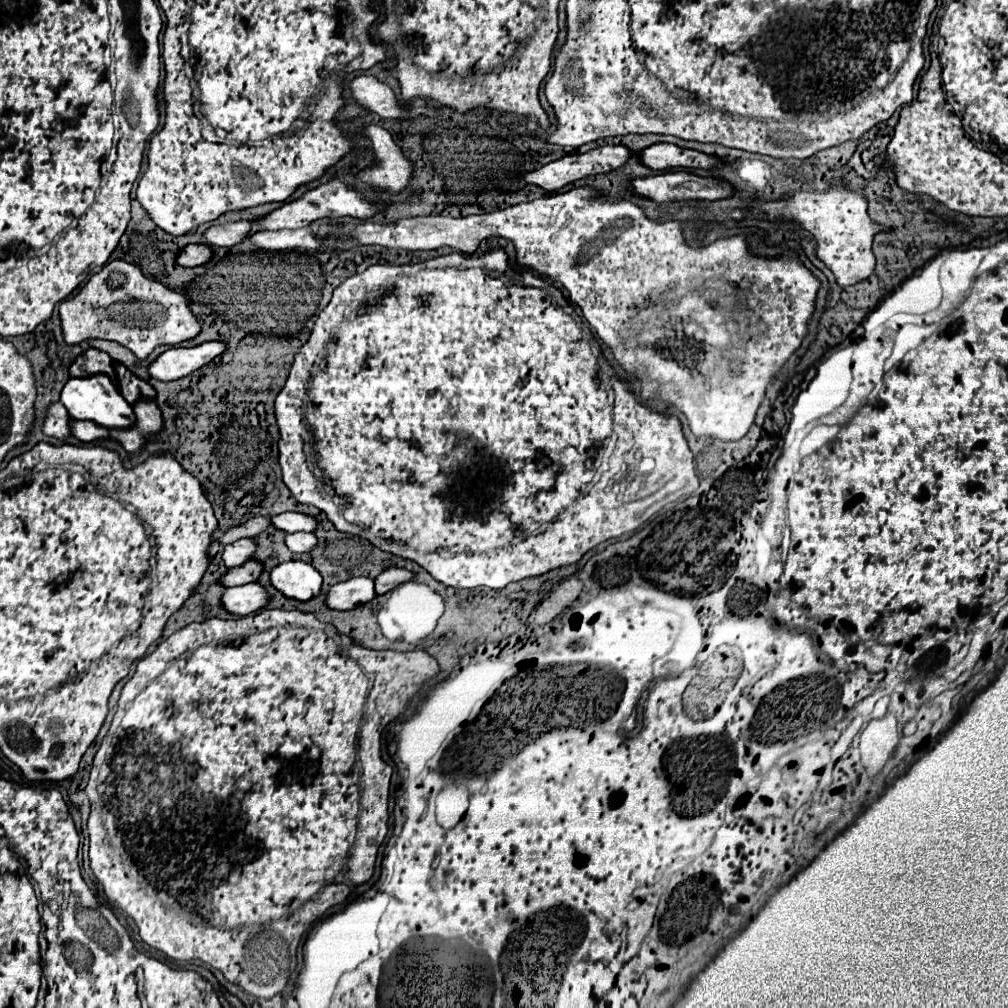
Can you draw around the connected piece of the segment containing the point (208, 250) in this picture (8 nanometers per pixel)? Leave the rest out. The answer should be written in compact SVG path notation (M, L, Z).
M189 244L179 256L177 262L181 266L201 266L213 258L213 248L209 244Z

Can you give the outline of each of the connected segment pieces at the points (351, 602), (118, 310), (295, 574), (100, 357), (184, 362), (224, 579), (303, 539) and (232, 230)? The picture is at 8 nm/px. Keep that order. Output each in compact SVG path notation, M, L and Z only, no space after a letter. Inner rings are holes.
M351 578L347 582L339 582L327 590L325 604L333 610L351 610L359 604L371 602L375 598L373 580L371 578Z
M125 260L105 264L75 296L63 300L59 318L65 344L73 346L89 338L111 340L129 348L139 360L145 360L161 344L177 346L201 332L201 324L189 310L183 294L169 290L157 280L145 278L137 266Z
M289 560L271 570L271 586L287 598L311 600L321 590L321 574L307 562Z
M89 348L87 352L83 352L83 354L73 362L69 374L71 374L73 378L107 374L107 376L111 376L113 384L117 386L117 376L115 376L113 360L109 358L109 354L105 354L105 352L101 352L101 350L95 350L95 348Z
M205 342L193 348L169 348L149 366L149 374L163 382L177 380L209 364L215 356L223 352L225 352L223 342Z
M247 560L241 566L229 568L227 574L223 574L219 582L225 584L225 588L229 588L229 586L241 586L241 584L247 584L247 582L255 582L261 576L261 570L263 570L261 562Z
M295 532L285 536L285 544L291 552L309 552L311 548L317 546L317 538L309 532Z
M245 220L235 224L225 224L225 226L211 226L205 232L205 238L211 246L225 246L225 248L235 246L249 236L251 236L251 222Z

